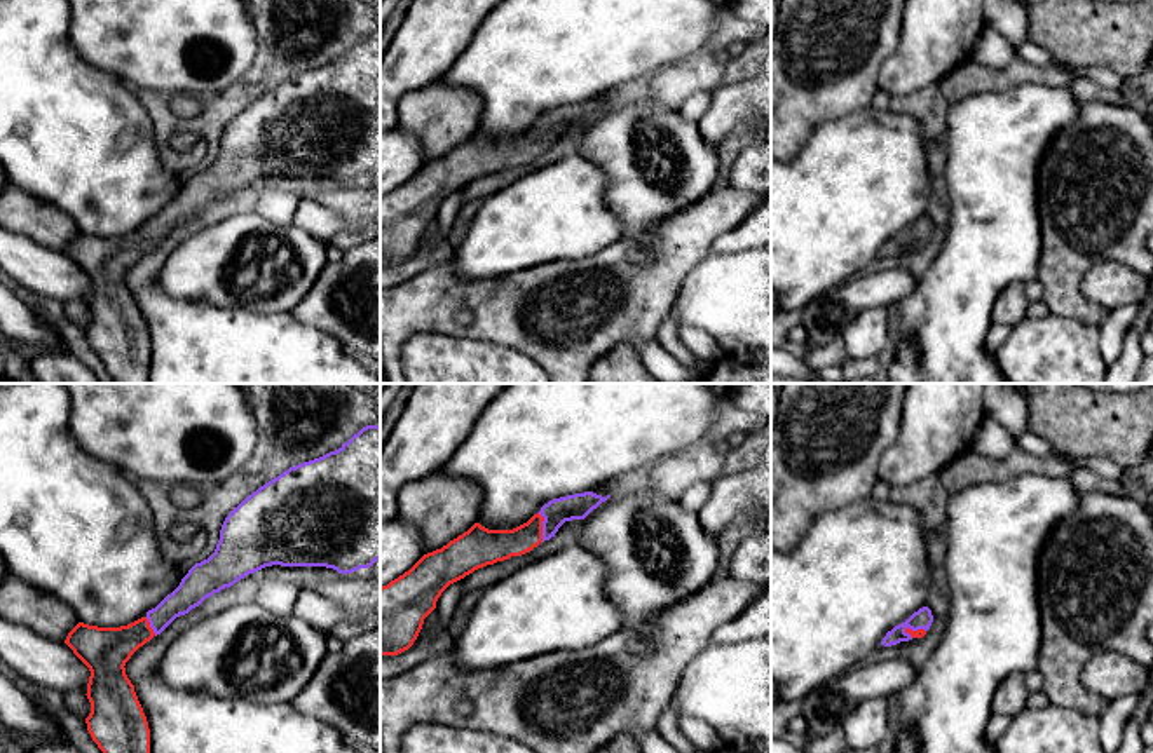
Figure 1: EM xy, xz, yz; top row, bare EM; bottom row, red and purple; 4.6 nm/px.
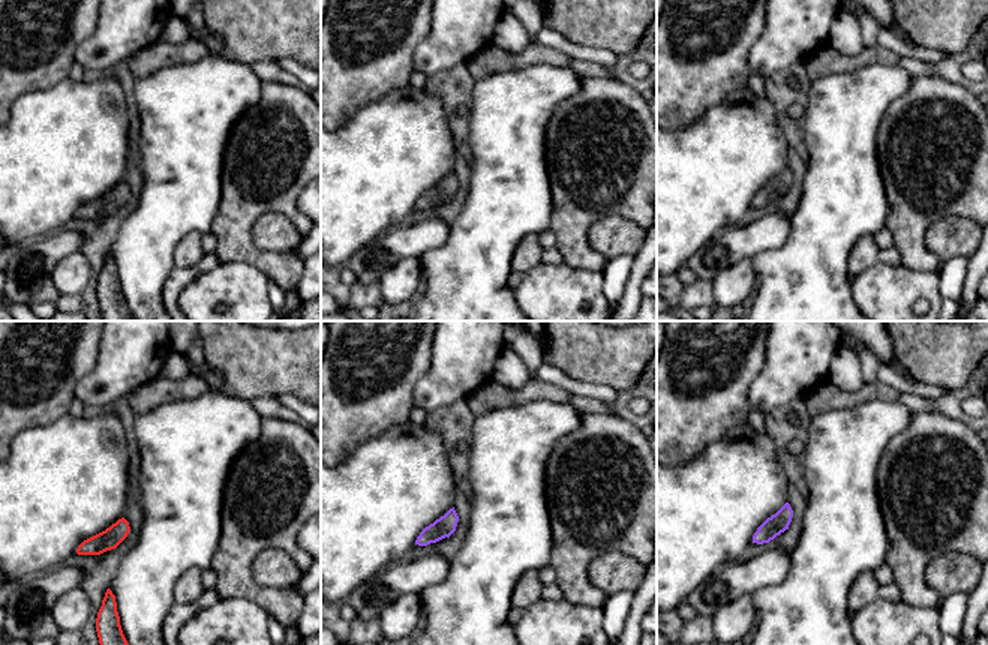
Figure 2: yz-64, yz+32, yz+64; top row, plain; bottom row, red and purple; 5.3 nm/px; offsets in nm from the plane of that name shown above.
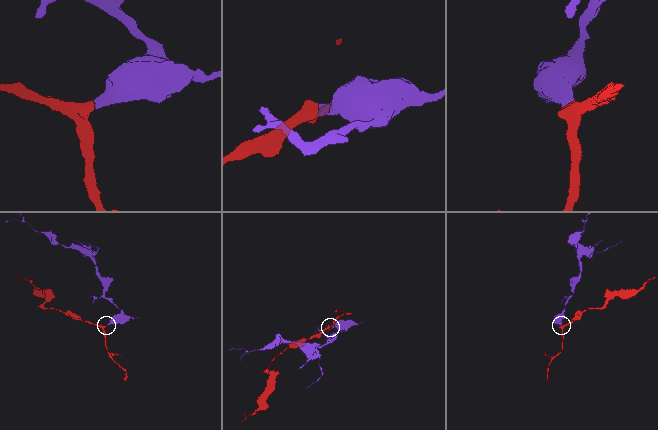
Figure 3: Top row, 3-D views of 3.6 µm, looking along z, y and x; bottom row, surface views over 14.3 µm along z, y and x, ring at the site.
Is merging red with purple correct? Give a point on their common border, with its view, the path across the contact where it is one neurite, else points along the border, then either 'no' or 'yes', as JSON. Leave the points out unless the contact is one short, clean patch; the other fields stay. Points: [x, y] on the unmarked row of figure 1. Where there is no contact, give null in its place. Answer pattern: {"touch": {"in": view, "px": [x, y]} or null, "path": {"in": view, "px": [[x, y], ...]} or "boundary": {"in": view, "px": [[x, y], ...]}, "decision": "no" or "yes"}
{"touch": {"in": "xz", "px": [541, 136]}, "path": {"in": "xz", "px": [[491, 156], [517, 152], [541, 136], [557, 121], [578, 115]]}, "decision": "yes"}

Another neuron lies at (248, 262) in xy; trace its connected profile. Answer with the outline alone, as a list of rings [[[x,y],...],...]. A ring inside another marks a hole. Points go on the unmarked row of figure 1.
[[[241,213],[178,244],[157,281],[178,300],[286,314],[309,293],[326,263],[324,244],[305,230]]]

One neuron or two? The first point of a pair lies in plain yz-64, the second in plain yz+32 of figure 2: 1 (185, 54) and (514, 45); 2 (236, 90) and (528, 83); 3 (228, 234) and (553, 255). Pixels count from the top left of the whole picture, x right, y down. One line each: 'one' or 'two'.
1: two
2: one
3: two

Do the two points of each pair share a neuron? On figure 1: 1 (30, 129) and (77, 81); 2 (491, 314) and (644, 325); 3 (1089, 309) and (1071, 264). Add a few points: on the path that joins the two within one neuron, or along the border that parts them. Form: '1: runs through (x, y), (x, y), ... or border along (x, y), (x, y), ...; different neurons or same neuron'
1: runs through (42, 117), (65, 93); same neuron
2: runs through (529, 339), (566, 352), (590, 344), (606, 328); same neuron
3: runs through (1077, 298), (1071, 293), (1071, 276); same neuron

